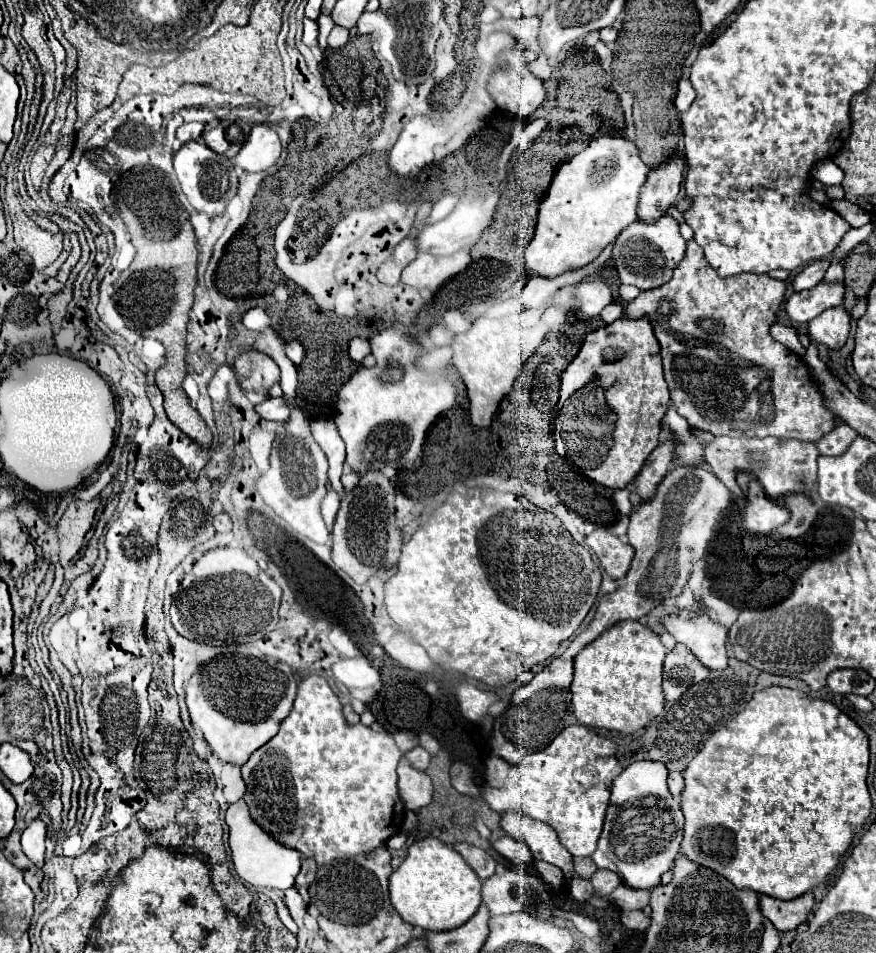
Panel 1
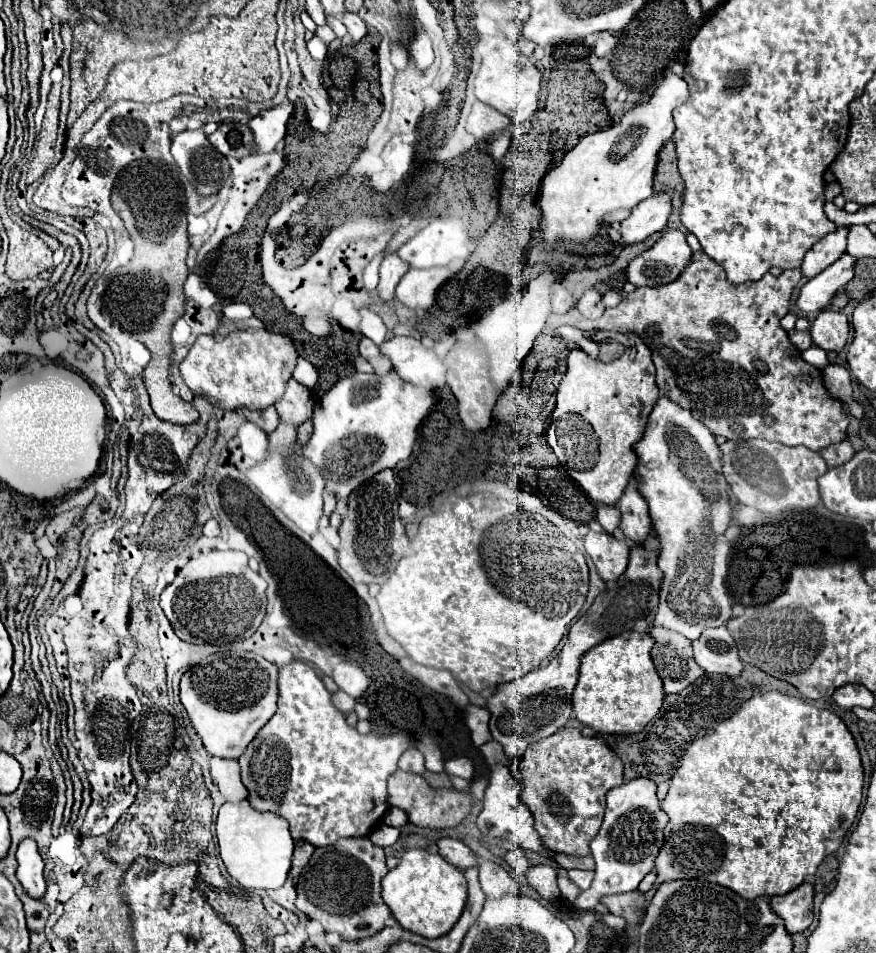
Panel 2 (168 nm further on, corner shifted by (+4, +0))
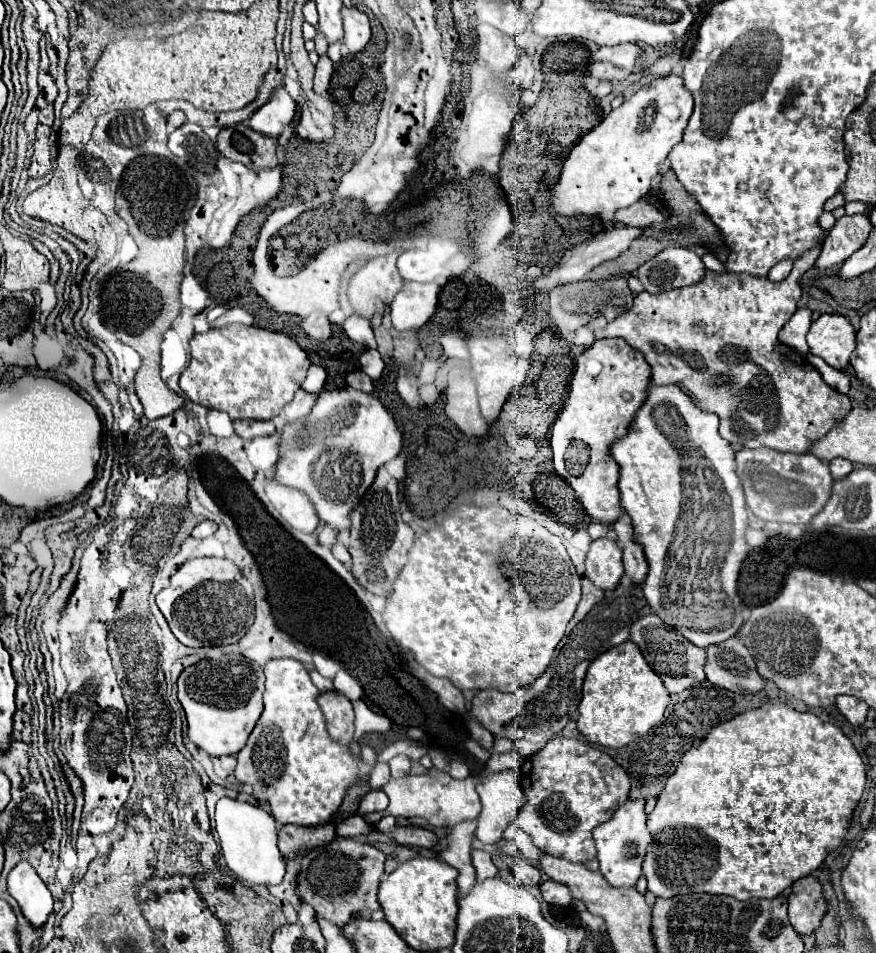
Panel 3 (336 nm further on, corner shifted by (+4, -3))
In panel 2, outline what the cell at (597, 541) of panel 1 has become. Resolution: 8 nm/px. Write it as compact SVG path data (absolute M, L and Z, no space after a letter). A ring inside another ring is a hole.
M589 532L585 536L585 552L605 582L617 580L629 562L629 546L607 532Z

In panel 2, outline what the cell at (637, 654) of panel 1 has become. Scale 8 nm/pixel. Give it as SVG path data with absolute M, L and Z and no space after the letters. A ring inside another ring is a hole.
M623 632L613 640L605 640L597 648L591 648L581 660L579 682L573 692L573 710L581 724L593 728L597 734L635 734L641 732L661 710L663 704L663 684L653 668L653 660L649 656L653 648L653 640L641 632Z

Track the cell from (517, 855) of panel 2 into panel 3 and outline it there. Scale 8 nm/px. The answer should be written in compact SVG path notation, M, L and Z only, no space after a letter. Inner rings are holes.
M523 857L511 861L511 871L513 871L513 875L515 875L523 885L527 885L527 887L537 885L537 883L539 883L539 877L541 877L539 869L535 869L535 867L533 867L527 859L523 859Z

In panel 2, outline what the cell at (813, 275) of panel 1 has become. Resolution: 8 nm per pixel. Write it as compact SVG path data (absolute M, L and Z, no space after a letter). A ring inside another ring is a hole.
M839 226L835 232L827 234L823 240L819 240L805 256L803 260L803 276L815 278L819 272L823 272L827 266L831 266L841 254L847 252L847 236L849 228Z

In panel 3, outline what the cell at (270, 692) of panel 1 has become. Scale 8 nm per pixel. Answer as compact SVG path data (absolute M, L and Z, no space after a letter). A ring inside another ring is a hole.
M231 657L225 661L199 661L187 667L177 681L179 701L189 723L189 739L213 757L237 755L251 735L265 707L265 673L263 667L245 659Z

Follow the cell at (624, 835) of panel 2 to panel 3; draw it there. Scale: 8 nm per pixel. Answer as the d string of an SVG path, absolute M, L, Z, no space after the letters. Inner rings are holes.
M627 799L609 821L597 825L593 829L593 839L597 843L597 859L599 859L599 871L613 887L635 887L637 879L643 873L643 859L645 849L649 845L649 831L645 827L647 813L645 813L645 799Z

